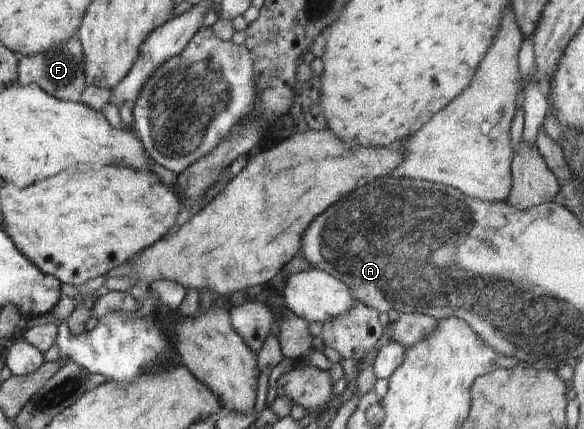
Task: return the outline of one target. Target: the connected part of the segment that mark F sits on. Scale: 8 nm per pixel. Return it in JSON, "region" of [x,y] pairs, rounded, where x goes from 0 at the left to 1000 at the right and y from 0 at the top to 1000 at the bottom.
{"region":[[[134,82],[106,98],[92,114],[79,117],[77,124],[41,131],[31,145],[33,193],[65,196],[79,217],[101,233],[139,235],[139,221],[146,212],[146,126]]]}

